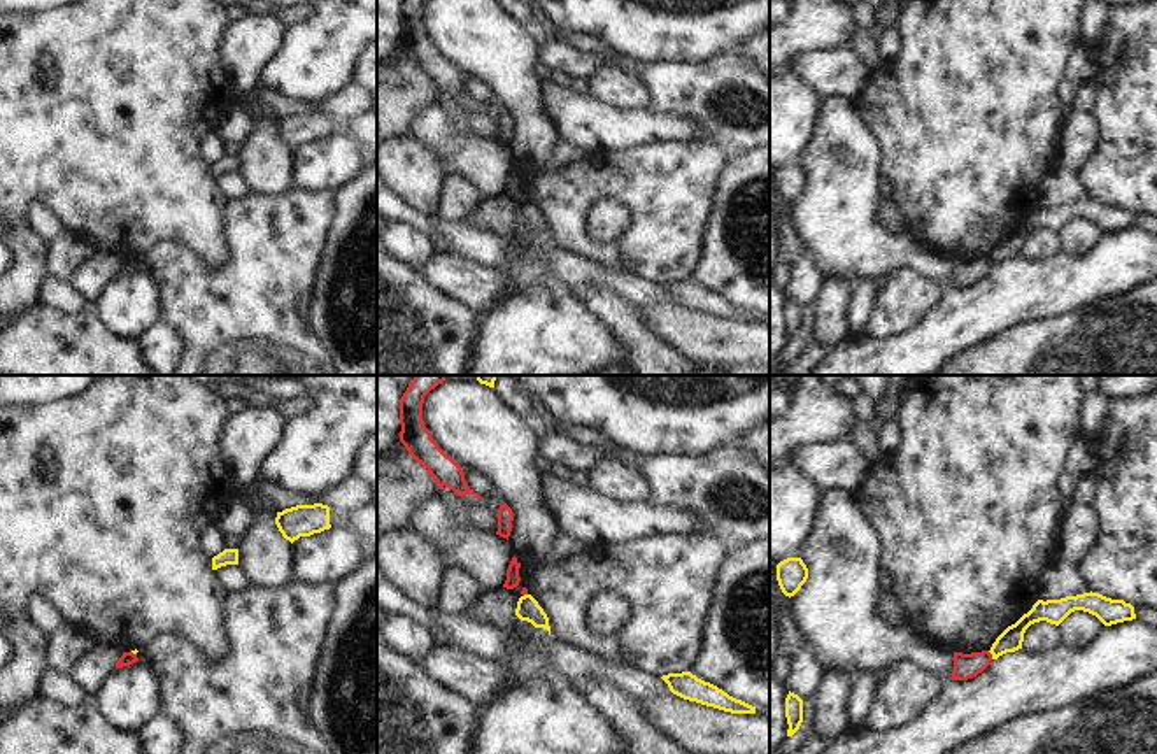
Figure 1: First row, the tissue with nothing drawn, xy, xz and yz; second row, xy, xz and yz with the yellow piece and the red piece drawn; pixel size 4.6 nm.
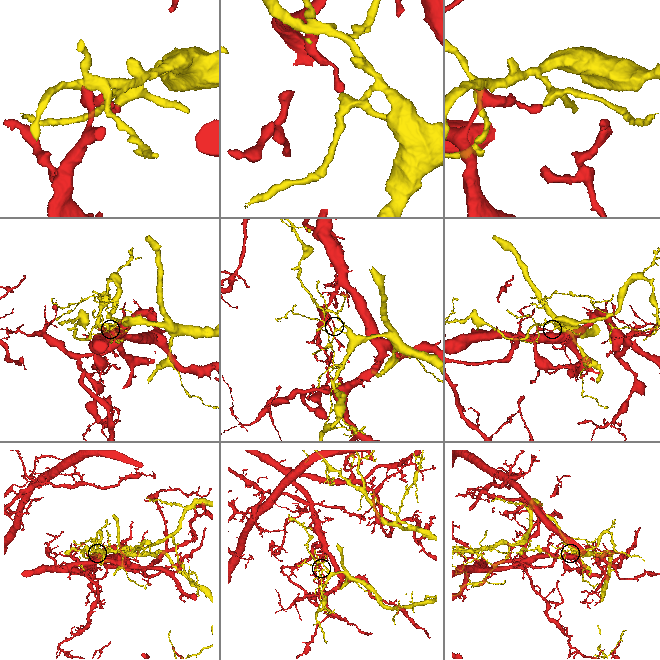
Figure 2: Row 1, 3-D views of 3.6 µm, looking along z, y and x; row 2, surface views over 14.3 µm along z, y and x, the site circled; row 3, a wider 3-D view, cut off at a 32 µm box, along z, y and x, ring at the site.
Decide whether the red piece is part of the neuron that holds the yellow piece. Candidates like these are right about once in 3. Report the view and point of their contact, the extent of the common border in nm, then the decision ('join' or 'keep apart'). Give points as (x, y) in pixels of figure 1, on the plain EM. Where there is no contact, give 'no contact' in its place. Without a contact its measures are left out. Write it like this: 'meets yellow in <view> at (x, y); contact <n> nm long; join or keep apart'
meets yellow in yz at (991, 260); contact 50 nm long; keep apart

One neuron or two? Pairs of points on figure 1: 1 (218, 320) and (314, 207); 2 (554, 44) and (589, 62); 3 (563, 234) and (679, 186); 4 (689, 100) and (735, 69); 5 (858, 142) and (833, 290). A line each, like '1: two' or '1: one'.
1: one
2: one
3: one
4: one
5: two

